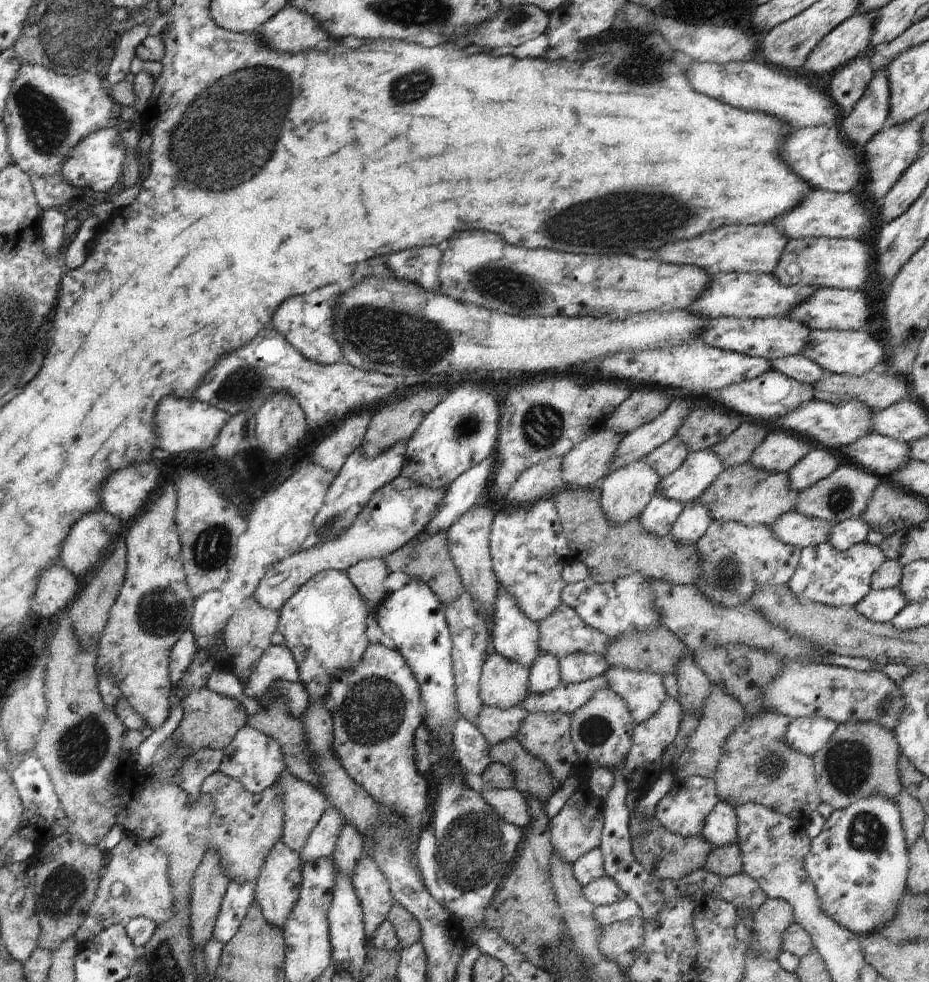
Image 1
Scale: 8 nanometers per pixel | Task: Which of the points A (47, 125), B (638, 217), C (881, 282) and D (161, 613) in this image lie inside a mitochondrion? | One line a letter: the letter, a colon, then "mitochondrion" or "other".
A: mitochondrion
B: mitochondrion
C: other
D: mitochondrion

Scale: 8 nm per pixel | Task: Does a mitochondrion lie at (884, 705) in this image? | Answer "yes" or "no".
yes

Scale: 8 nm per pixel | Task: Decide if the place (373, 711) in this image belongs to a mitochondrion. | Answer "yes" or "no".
yes

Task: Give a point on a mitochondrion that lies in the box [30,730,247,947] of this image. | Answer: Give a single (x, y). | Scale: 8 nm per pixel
(62, 892)

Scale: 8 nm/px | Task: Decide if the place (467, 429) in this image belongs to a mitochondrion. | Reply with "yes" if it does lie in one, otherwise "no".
yes

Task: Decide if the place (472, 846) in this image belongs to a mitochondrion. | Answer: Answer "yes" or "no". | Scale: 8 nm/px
yes

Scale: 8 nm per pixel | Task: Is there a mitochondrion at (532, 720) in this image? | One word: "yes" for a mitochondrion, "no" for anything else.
no

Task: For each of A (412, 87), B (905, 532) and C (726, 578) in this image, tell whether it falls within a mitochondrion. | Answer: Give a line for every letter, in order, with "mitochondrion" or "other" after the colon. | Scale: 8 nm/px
A: mitochondrion
B: other
C: mitochondrion

